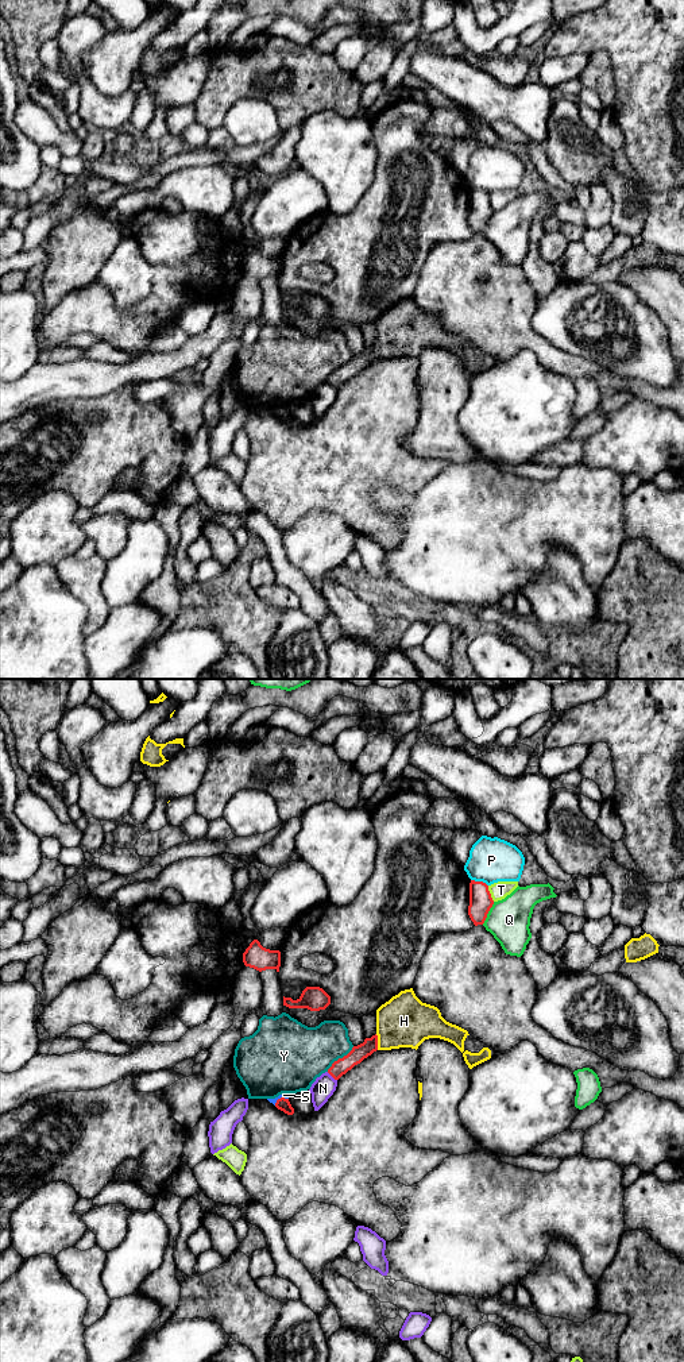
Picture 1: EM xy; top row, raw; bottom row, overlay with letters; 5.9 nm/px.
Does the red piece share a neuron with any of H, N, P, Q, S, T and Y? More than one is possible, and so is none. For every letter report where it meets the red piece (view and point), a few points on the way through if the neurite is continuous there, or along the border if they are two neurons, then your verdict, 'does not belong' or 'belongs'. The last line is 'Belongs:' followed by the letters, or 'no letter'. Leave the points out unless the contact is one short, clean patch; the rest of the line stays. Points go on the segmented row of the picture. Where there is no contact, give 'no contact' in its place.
H: contact xy (377, 1042); does not belong
N: contact xy (332, 1076); does not belong
P: contact xy (479, 882); does not belong
Q: contact xy (487, 913); does not belong
S: contact xy (281, 1098); border xy (288, 1098), (279, 1098), (274, 1104); does not belong
T: contact xy (490, 894); does not belong
Y: contact xy (339, 1058); does not belong
Belongs: no letter

